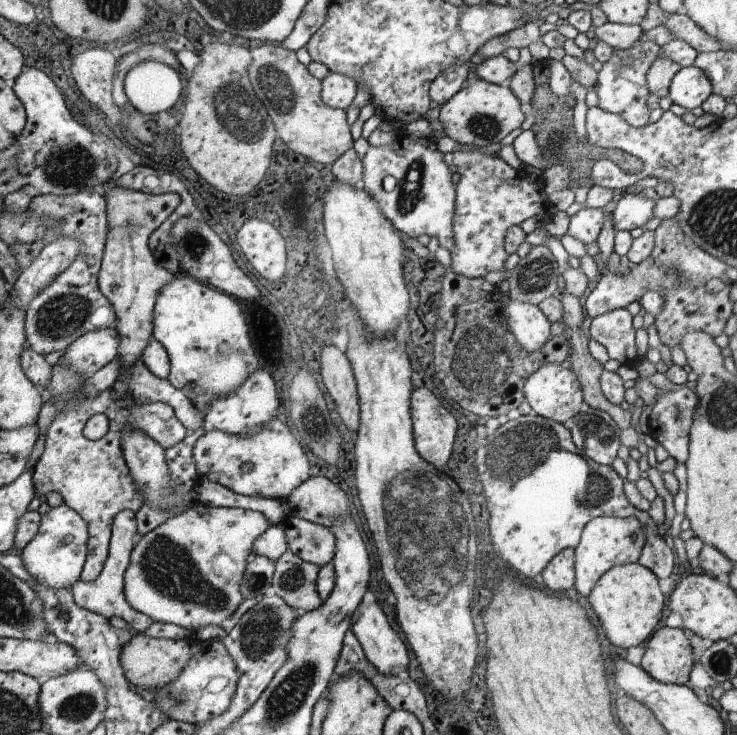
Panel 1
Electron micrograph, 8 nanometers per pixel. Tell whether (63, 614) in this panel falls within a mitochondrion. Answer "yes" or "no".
yes

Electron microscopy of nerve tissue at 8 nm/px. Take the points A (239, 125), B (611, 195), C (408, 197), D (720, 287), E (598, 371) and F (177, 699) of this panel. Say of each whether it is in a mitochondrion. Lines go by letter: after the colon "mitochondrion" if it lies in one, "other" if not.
A: mitochondrion
B: other
C: mitochondrion
D: other
E: other
F: mitochondrion

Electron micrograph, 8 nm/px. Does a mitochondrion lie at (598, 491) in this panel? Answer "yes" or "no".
yes

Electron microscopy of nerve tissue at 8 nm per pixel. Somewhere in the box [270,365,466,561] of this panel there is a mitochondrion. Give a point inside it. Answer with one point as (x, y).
(316, 431)

